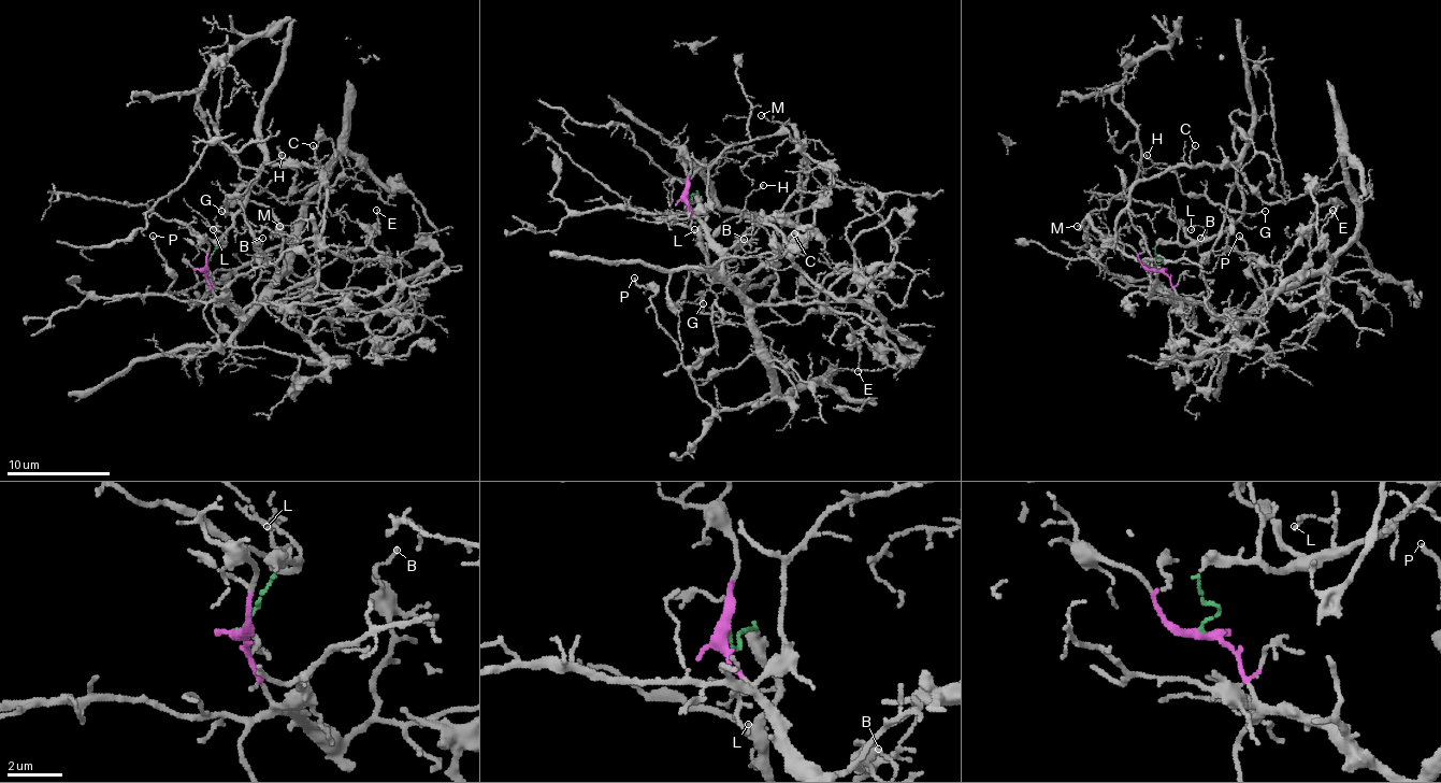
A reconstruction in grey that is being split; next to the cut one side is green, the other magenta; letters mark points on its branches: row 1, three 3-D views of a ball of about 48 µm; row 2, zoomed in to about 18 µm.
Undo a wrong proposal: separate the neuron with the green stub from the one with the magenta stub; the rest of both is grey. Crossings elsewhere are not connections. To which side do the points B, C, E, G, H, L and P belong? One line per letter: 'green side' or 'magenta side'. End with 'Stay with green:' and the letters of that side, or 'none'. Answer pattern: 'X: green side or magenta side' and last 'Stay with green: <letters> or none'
B: magenta side
C: green side
E: magenta side
G: green side
H: green side
L: green side
P: magenta side
Stay with green: C, G, H, L

